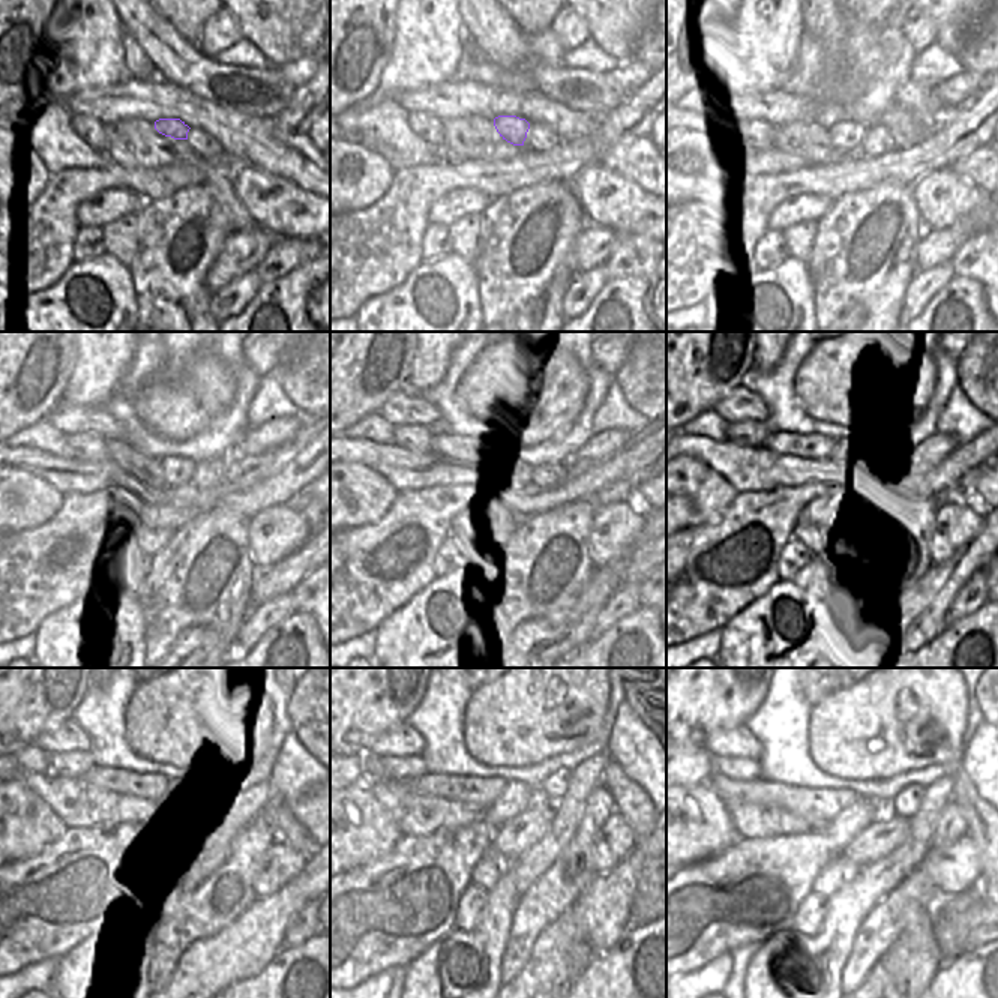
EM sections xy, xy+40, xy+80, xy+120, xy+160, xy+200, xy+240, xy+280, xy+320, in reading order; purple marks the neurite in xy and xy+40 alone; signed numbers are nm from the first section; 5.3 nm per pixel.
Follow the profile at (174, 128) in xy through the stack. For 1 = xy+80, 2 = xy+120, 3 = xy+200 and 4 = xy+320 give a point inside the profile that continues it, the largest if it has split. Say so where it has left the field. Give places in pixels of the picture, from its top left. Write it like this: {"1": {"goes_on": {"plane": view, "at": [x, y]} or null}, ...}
{"1": {"goes_on": {"plane": "xy+80", "at": [847, 135]}}, "2": {"goes_on": {"plane": "xy+120", "at": [176, 471]}}, "3": {"goes_on": {"plane": "xy+200", "at": [842, 456]}}, "4": {"goes_on": {"plane": "xy+320", "at": [853, 820]}}}

